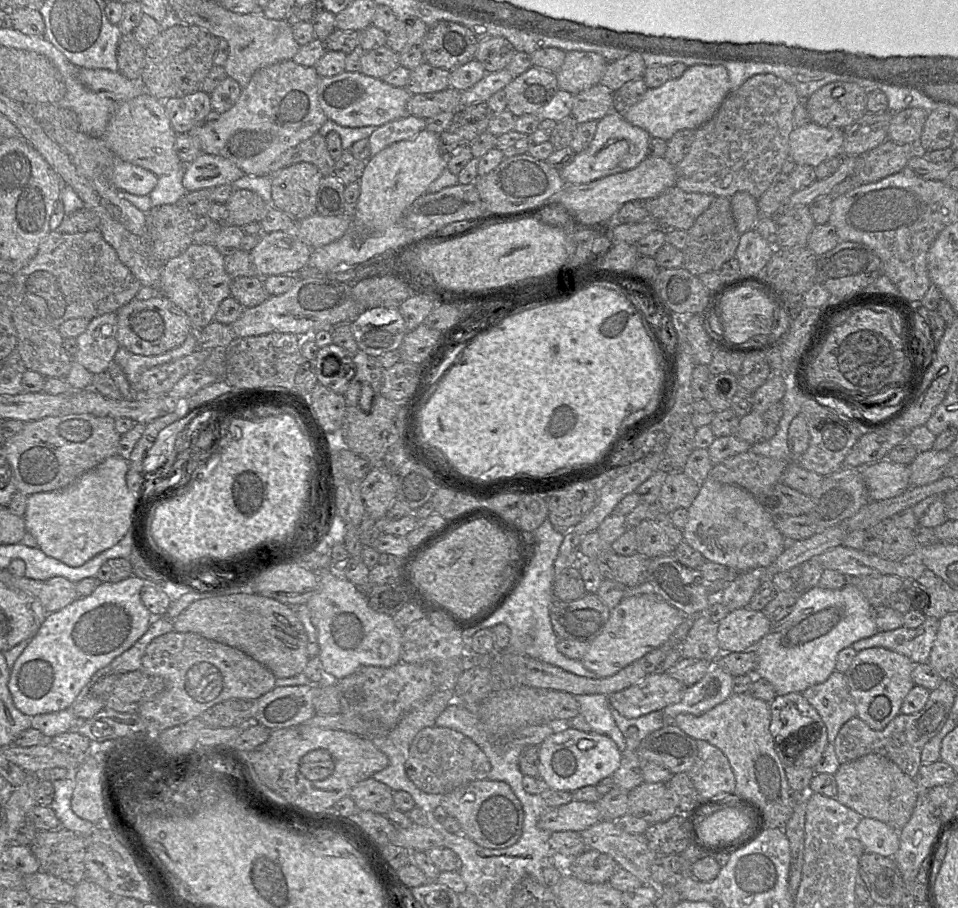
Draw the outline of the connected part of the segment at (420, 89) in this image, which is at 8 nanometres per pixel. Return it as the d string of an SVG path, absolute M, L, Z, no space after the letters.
M427 63L410 72L406 89L411 95L440 92L450 87L450 72Z

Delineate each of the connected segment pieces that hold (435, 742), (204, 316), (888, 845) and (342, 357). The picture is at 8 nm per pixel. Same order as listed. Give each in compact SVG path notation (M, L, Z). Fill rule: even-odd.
M430 726L412 740L405 763L409 779L427 794L447 794L469 782L488 778L491 764L485 753L469 737L447 727Z
M192 243L184 253L161 267L157 293L166 296L188 315L192 331L200 331L214 321L220 303L231 296L233 279L225 270L225 257L213 244Z
M861 818L855 829L865 852L893 857L899 848L899 831L873 818Z
M331 343L318 349L312 363L319 384L337 394L344 394L355 375L354 355Z

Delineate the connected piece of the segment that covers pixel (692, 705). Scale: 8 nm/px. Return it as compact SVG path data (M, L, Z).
M713 665L701 680L685 689L679 702L662 710L667 722L679 714L701 715L722 703L733 693L732 680L721 666Z

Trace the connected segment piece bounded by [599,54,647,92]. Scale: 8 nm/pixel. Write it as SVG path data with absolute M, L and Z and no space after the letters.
M629 54L623 59L607 62L599 84L615 92L624 84L642 78L646 68L641 55Z

